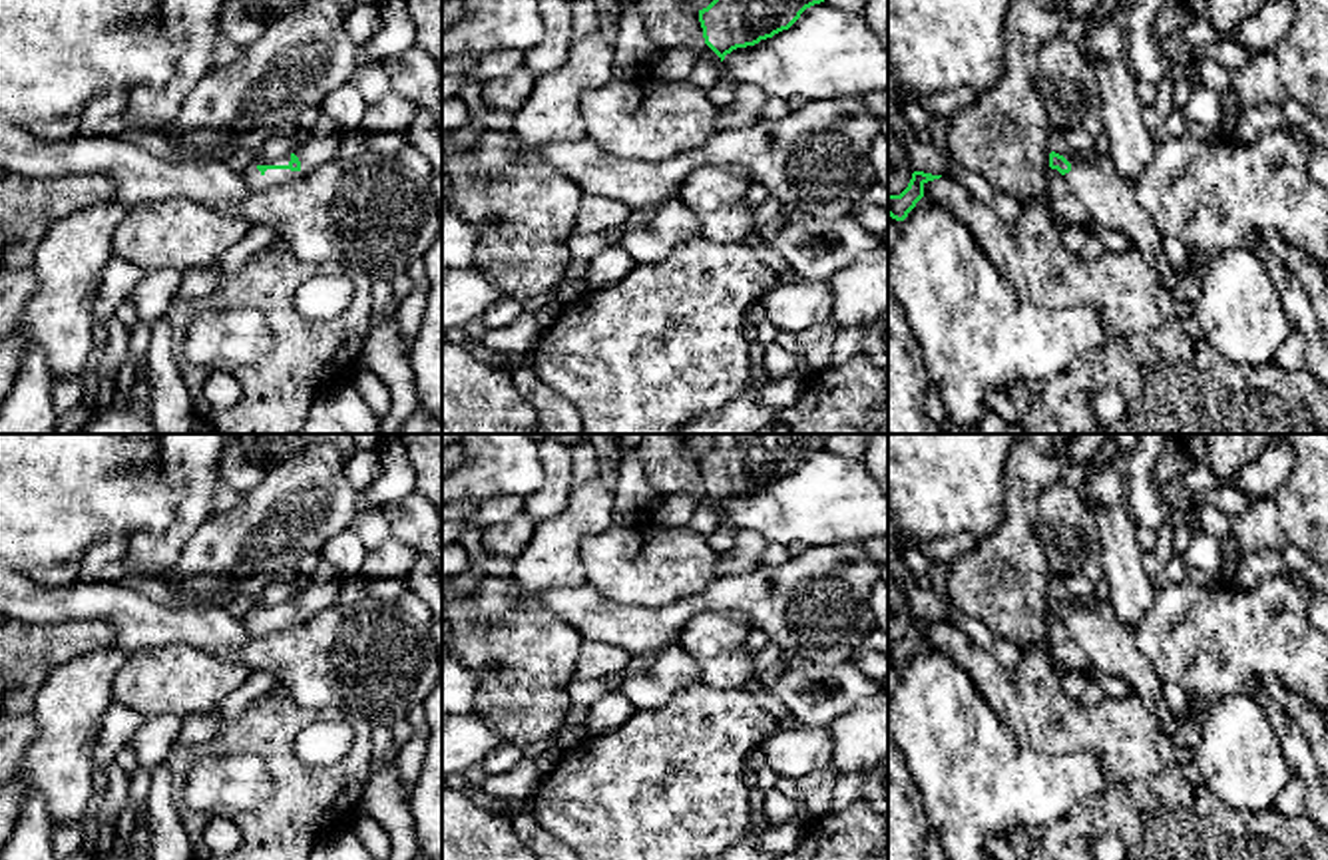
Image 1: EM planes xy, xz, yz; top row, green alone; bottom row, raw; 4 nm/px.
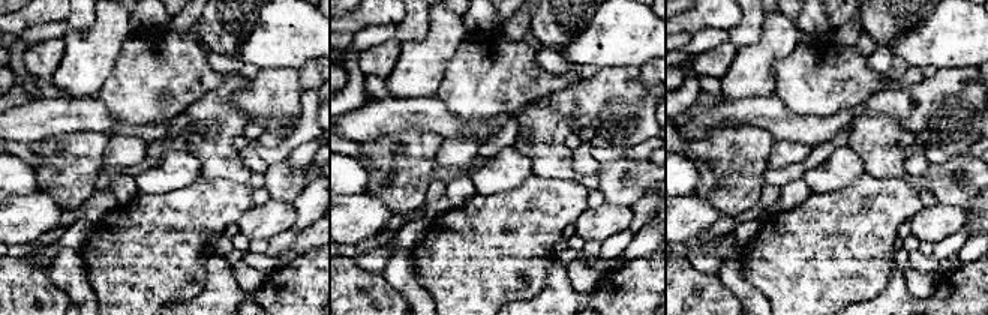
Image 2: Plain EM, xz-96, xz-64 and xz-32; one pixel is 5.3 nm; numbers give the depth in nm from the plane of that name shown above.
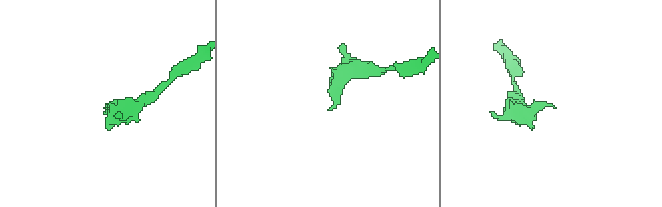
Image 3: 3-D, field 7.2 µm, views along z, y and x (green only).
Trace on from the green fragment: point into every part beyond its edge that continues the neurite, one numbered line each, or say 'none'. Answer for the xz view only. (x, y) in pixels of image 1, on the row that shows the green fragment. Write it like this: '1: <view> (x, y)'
none

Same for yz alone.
1: yz (1111, 202)

